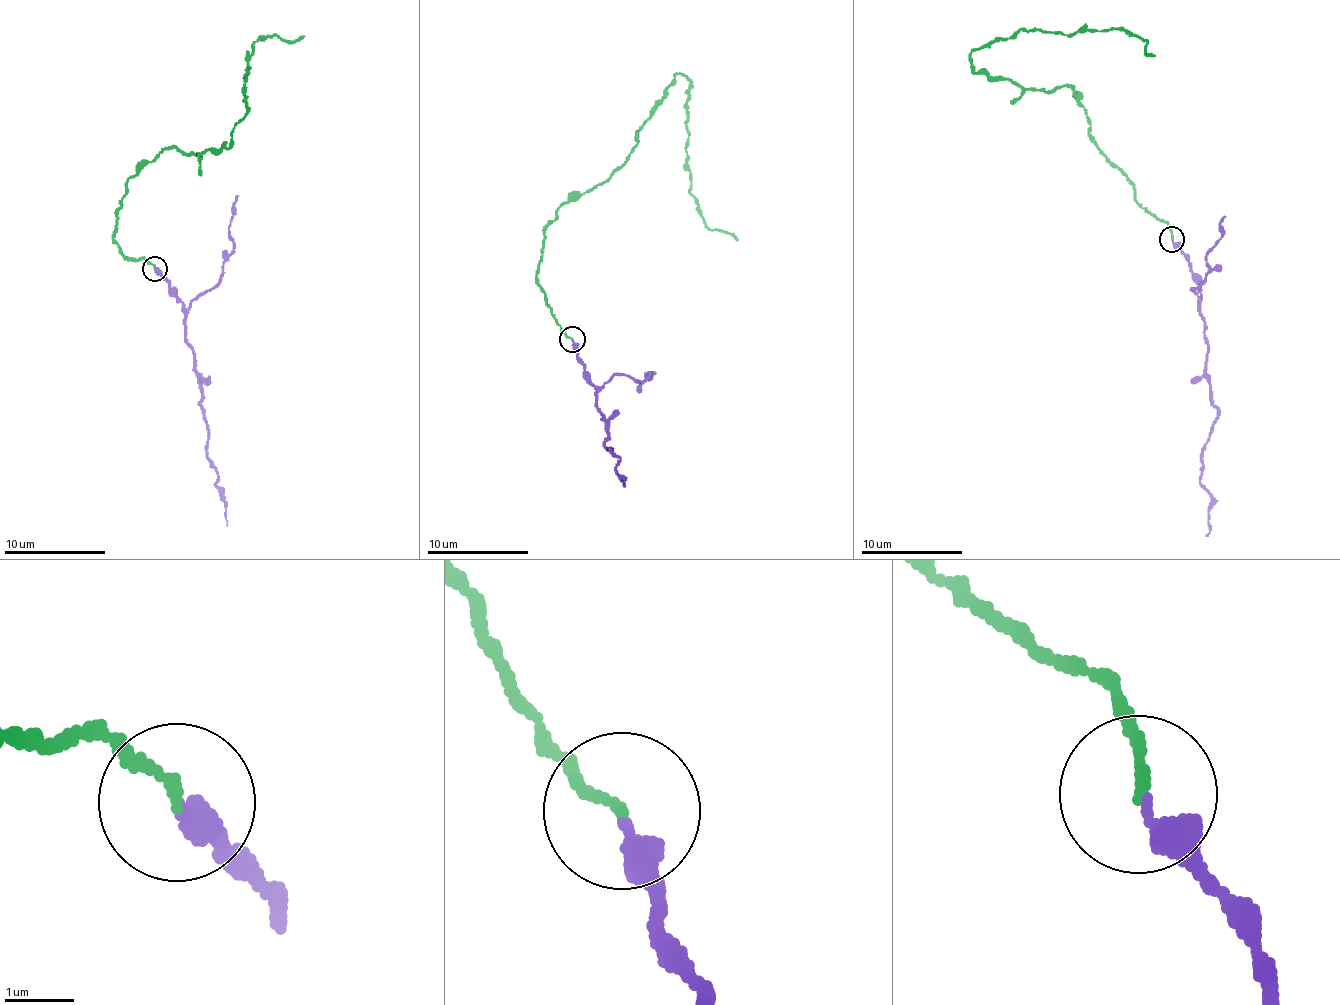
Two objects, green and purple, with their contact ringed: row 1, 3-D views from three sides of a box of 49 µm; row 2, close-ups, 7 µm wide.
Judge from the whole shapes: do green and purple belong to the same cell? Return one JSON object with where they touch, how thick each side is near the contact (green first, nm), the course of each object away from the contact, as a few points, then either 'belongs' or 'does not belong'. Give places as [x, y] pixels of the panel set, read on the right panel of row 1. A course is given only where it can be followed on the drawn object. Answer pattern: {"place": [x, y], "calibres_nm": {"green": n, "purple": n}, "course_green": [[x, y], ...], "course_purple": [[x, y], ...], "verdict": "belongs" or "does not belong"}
{"place": [1171, 239], "calibres_nm": {"green": 150, "purple": 320}, "course_green": [[1172, 239], [1093, 139], [1075, 89], [1045, 92], [971, 70], [971, 54], [1021, 31], [1117, 28], [1155, 55]], "course_purple": [[1172, 239], [1201, 296], [1205, 374], [1218, 417], [1202, 451], [1201, 487], [1212, 499], [1206, 535]], "verdict": "belongs"}

